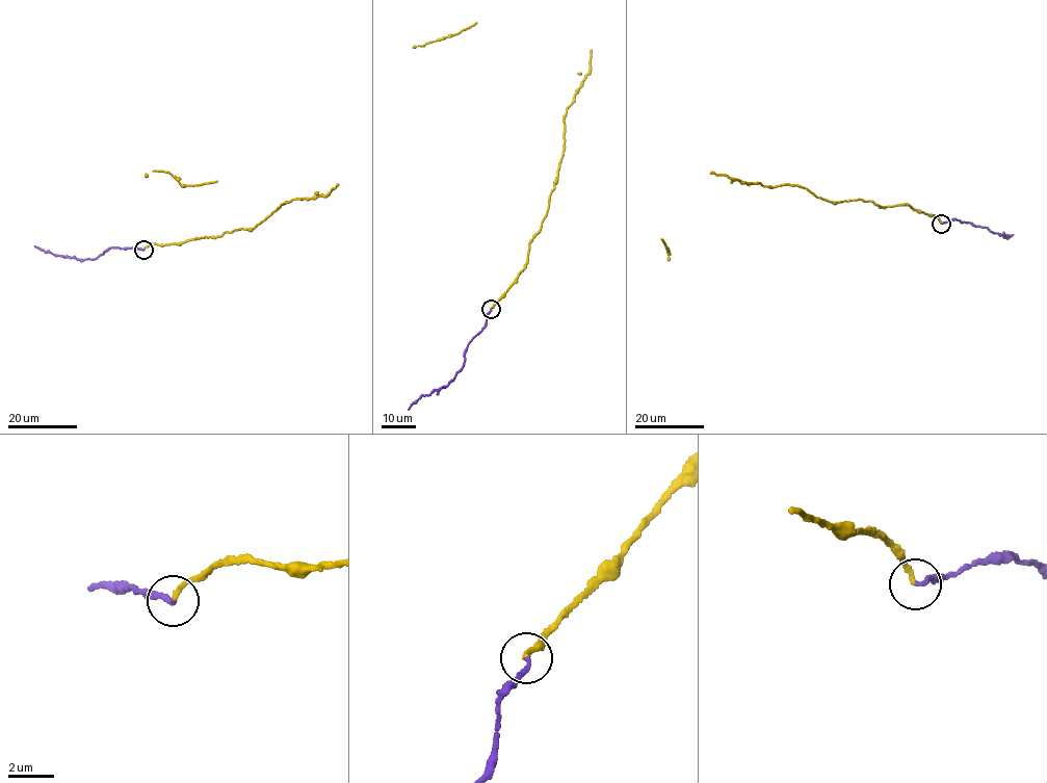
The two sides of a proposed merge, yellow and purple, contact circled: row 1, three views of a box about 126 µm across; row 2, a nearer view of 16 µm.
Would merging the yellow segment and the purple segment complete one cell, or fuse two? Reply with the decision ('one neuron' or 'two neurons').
one neuron

